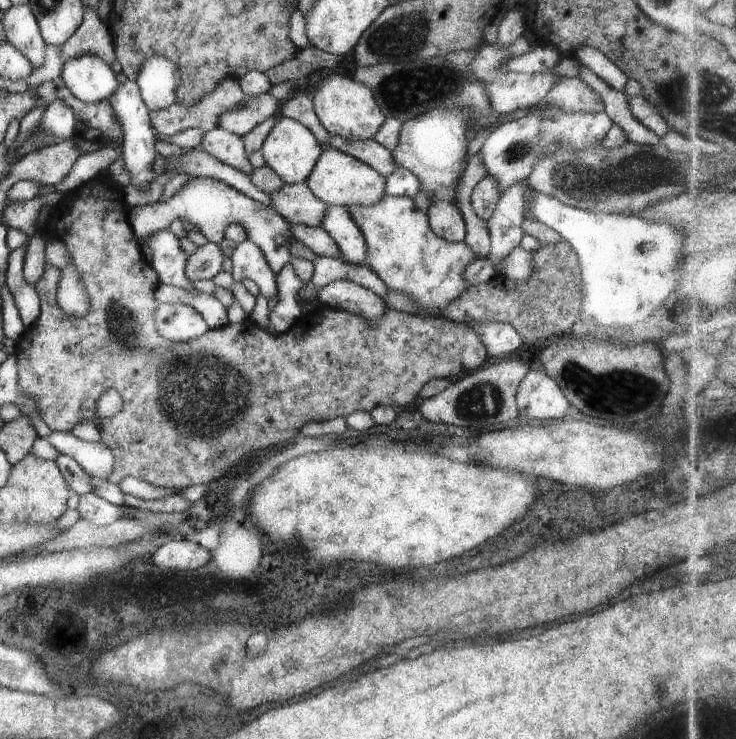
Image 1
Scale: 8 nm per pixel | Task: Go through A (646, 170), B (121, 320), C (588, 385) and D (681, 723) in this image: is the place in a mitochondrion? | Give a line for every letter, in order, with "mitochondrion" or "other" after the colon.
A: mitochondrion
B: mitochondrion
C: mitochondrion
D: mitochondrion

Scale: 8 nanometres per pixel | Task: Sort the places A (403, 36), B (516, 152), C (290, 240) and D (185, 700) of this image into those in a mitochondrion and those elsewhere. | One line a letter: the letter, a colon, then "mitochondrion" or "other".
A: mitochondrion
B: mitochondrion
C: other
D: mitochondrion

